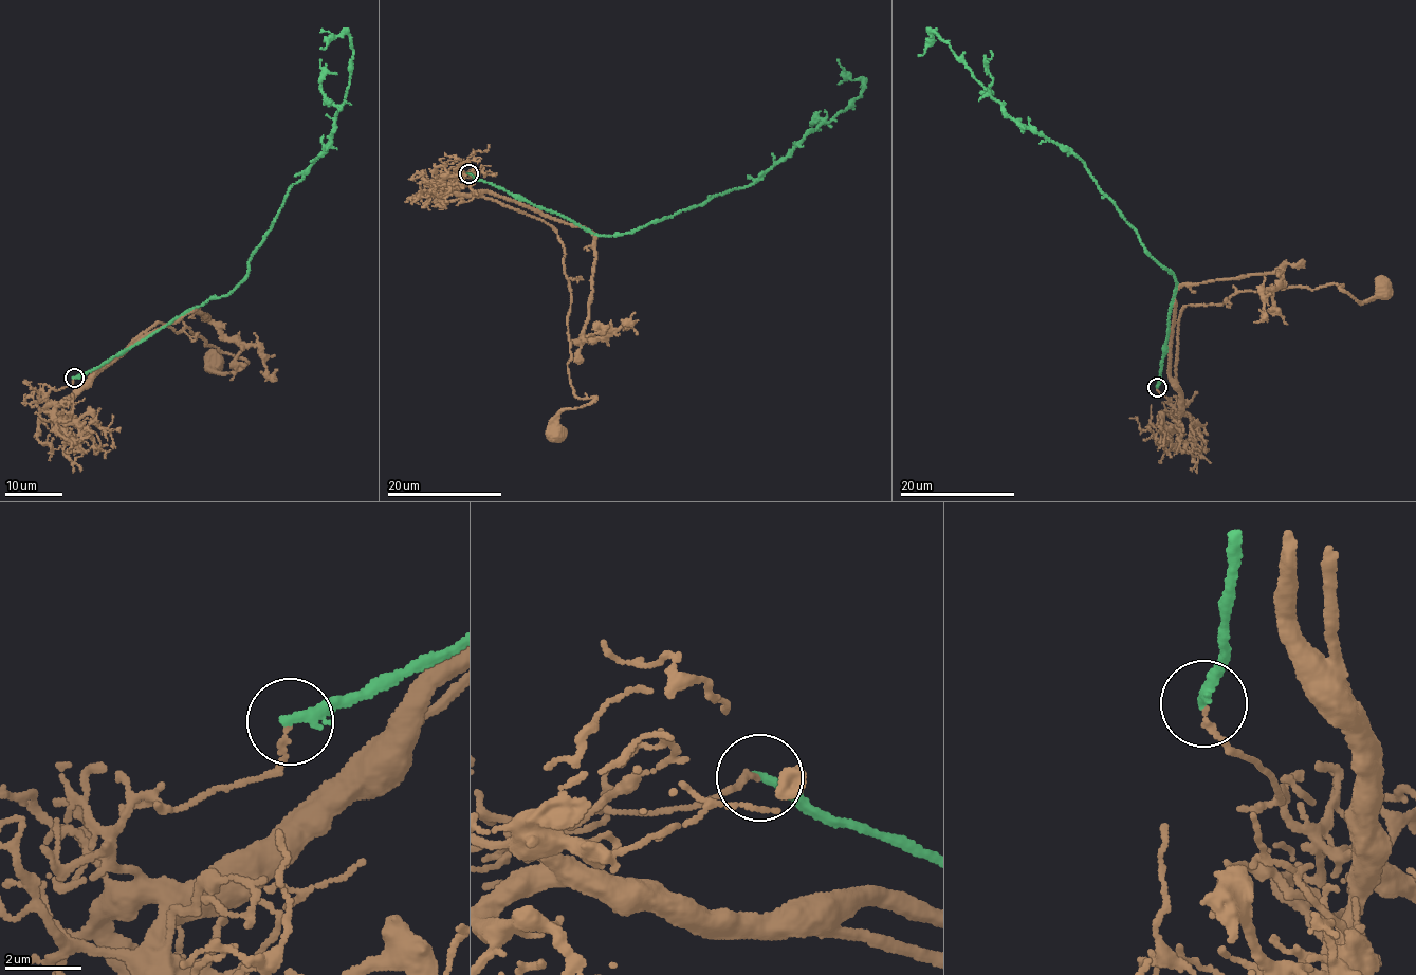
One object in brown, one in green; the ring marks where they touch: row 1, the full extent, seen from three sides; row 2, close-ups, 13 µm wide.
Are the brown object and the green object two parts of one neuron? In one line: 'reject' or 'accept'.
reject

